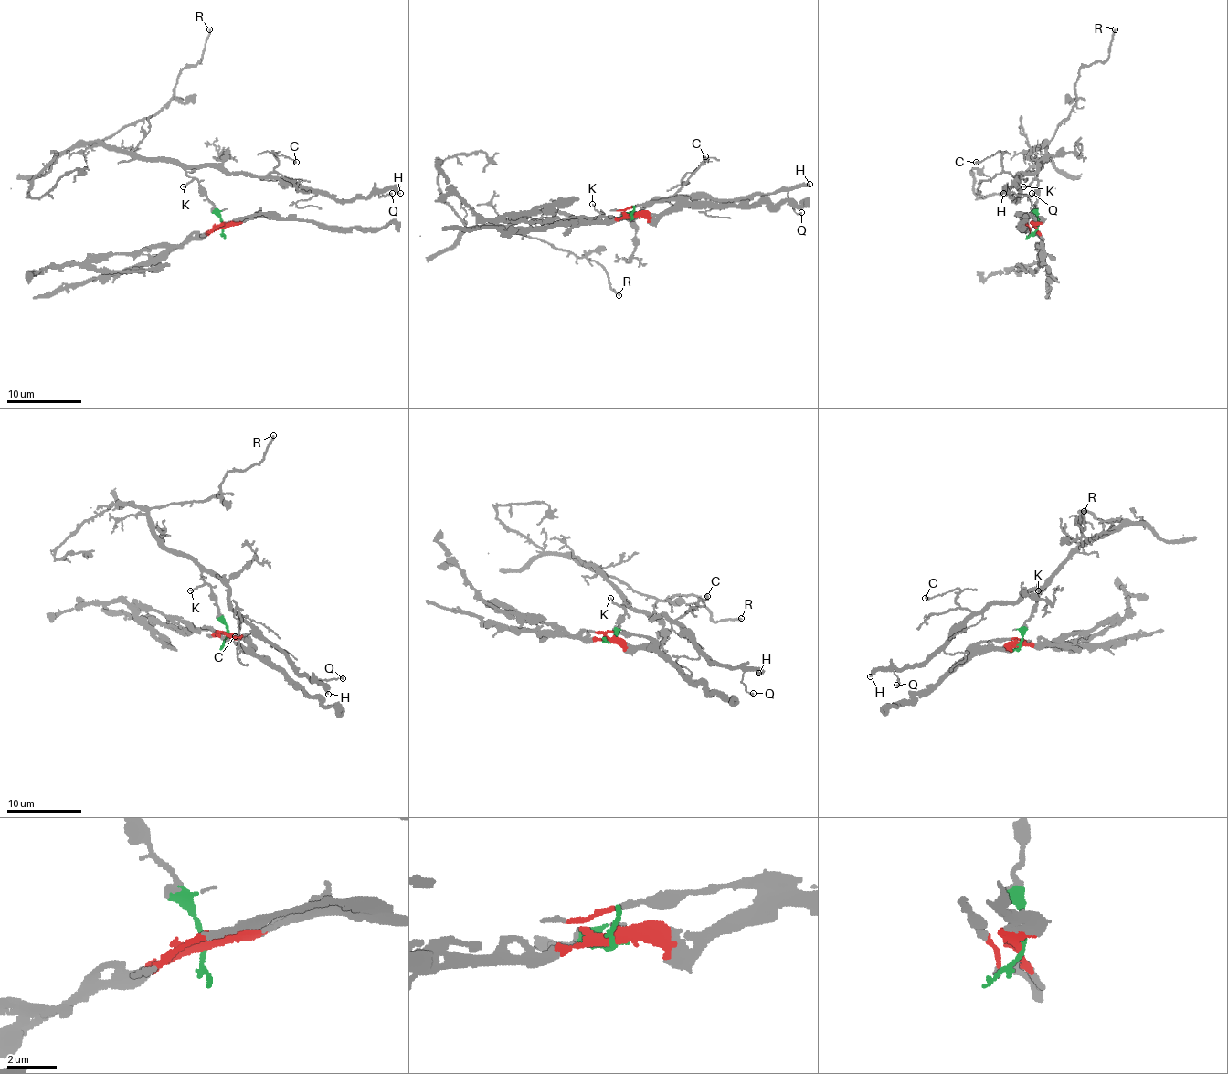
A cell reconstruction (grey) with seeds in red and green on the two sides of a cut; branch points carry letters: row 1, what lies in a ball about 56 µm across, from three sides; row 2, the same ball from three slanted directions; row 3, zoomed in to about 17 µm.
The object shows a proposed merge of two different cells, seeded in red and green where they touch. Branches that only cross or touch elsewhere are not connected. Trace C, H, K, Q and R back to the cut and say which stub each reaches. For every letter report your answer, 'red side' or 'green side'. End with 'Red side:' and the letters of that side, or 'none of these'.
C: green side
H: green side
K: green side
Q: green side
R: green side
Red side: none of these

